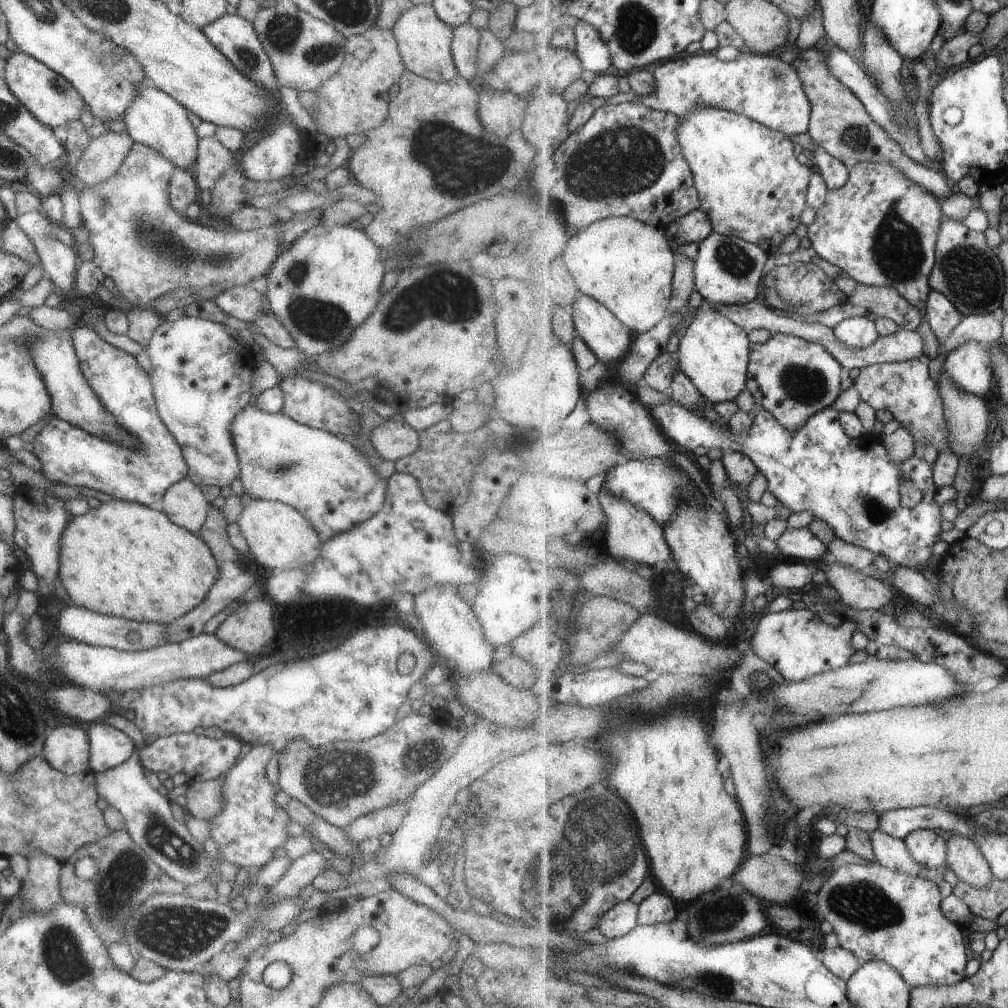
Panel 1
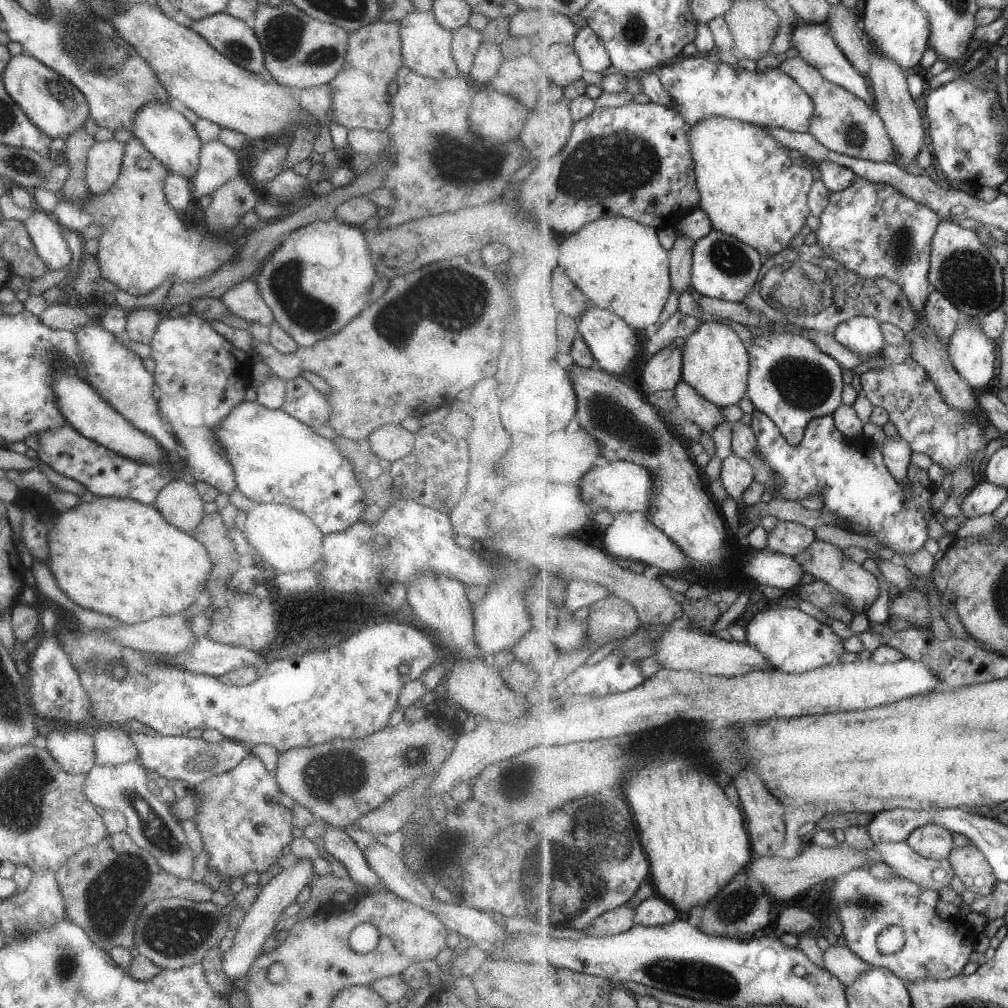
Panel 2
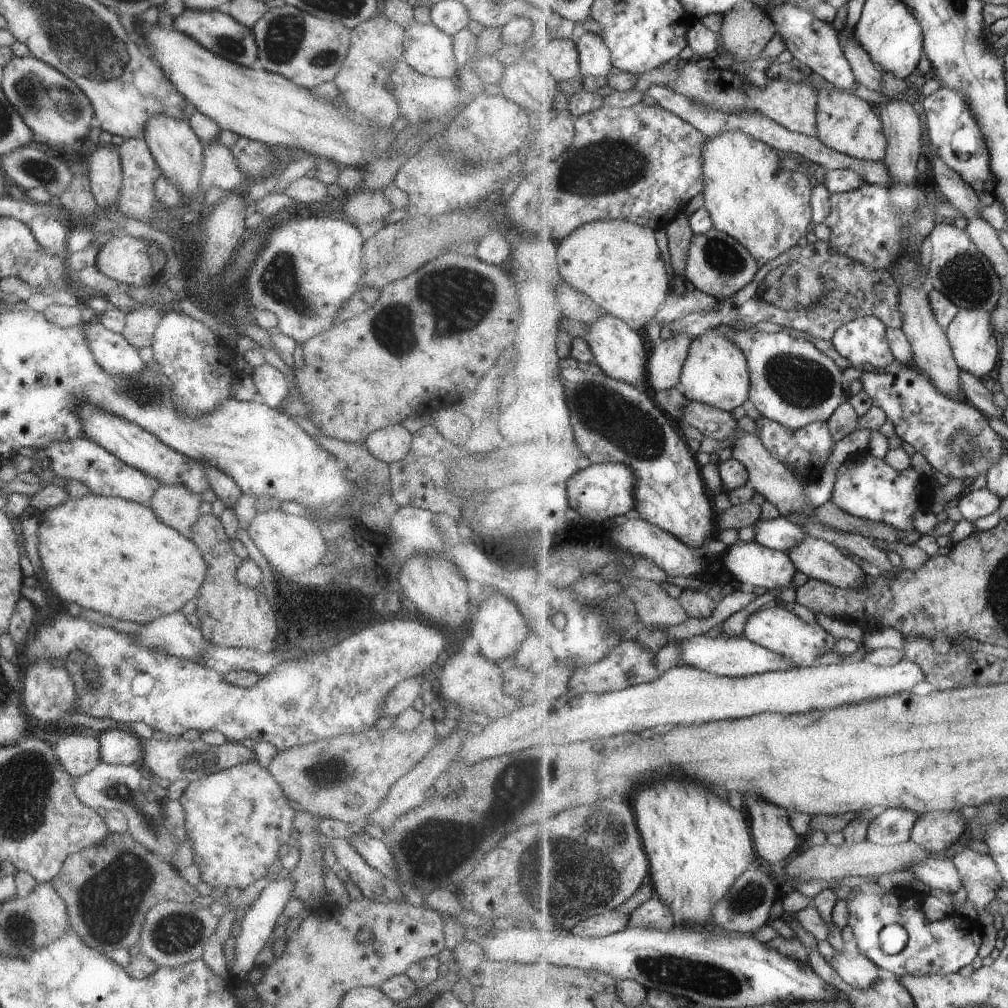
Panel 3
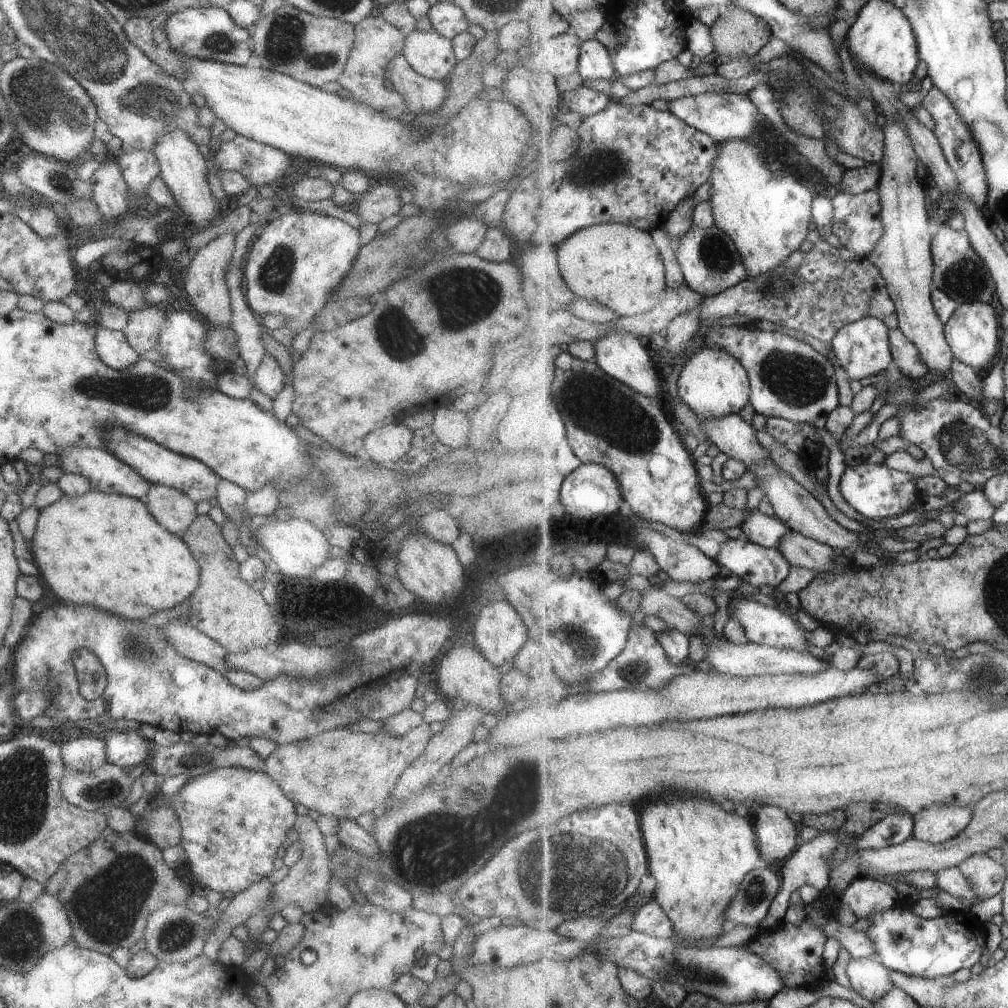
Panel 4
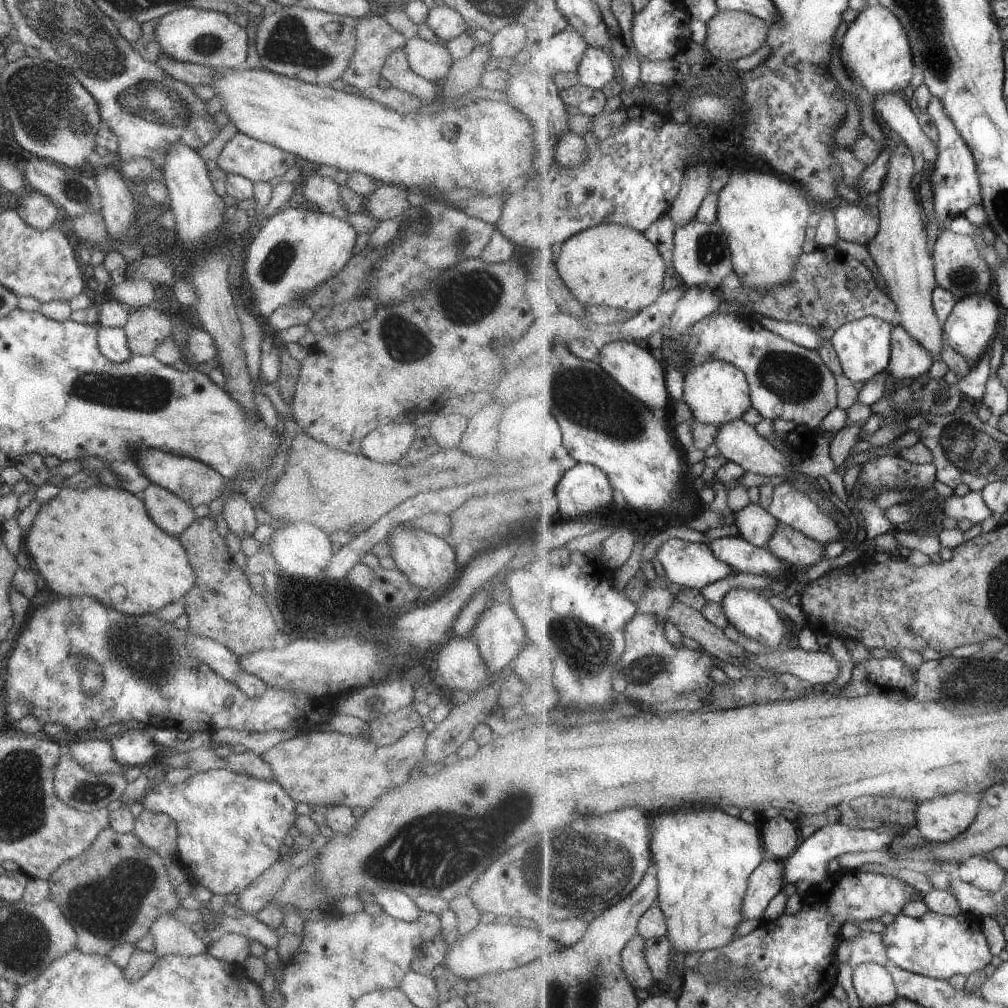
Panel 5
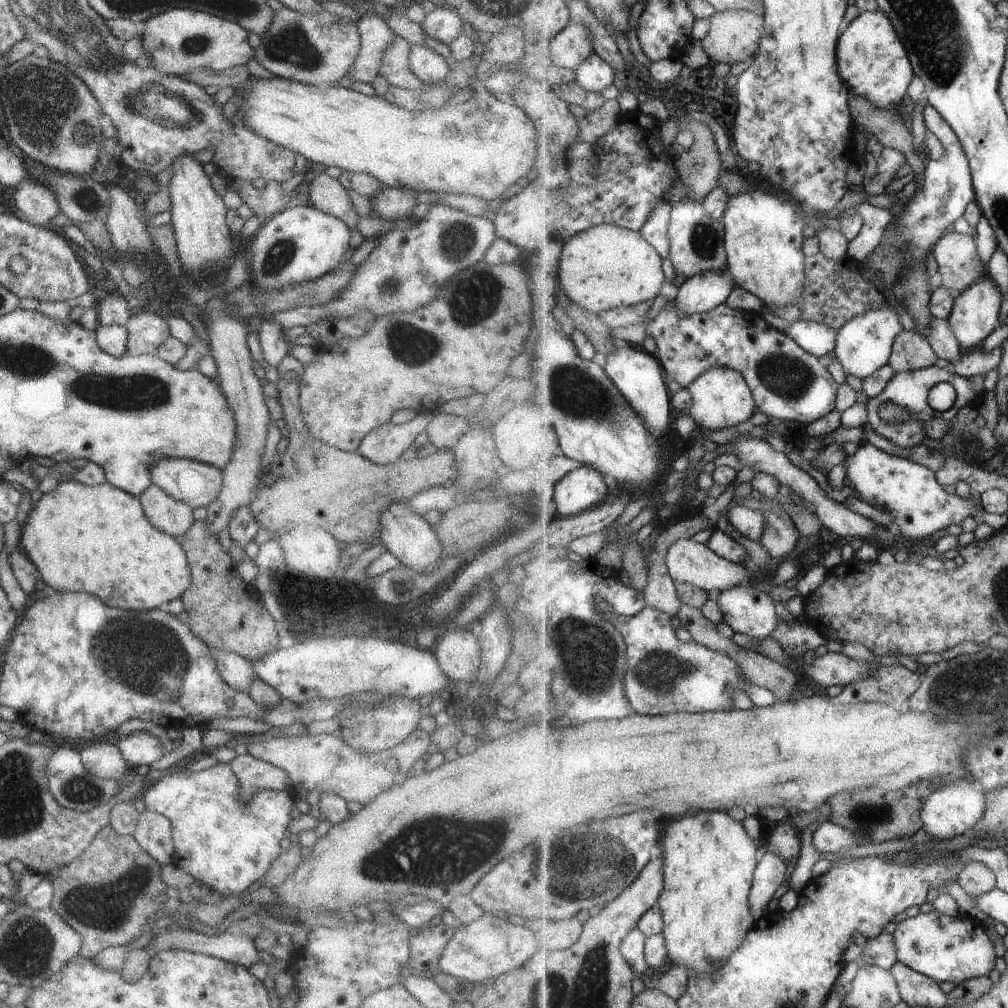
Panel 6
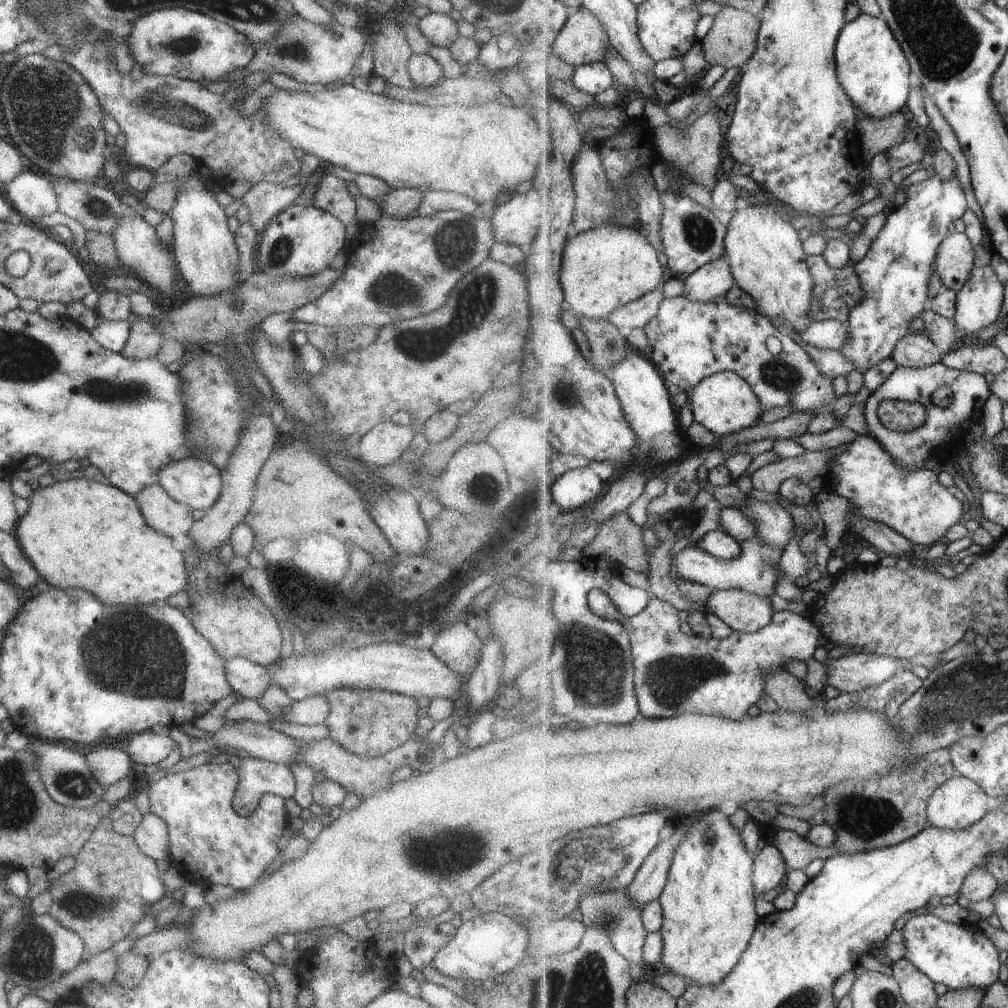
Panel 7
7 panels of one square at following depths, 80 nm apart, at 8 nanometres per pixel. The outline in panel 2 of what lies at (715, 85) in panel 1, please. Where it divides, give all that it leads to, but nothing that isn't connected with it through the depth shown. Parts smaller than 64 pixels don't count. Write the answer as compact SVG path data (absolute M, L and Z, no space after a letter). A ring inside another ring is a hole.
M687 56L679 62L653 70L676 100L675 110L690 125L716 116L800 133L810 132L814 100L779 66L749 72L737 65L711 62L703 56L692 57Z

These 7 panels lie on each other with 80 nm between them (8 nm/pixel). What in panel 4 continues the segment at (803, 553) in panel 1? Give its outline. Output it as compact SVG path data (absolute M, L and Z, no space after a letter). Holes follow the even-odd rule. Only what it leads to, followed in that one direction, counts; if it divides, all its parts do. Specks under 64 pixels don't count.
M759 507L751 510L740 528L749 541L767 548L778 548L781 539L791 531L780 518L761 512Z

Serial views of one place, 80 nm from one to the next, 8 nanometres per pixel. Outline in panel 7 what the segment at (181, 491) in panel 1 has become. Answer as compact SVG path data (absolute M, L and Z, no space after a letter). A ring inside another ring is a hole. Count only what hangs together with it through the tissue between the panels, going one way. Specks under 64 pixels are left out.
M156 482L145 486L133 496L145 524L170 539L186 534L194 523L191 509L175 502Z

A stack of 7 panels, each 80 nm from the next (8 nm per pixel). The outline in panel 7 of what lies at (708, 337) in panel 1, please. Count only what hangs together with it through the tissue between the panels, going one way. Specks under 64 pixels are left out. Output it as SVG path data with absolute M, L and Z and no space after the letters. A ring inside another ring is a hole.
M725 370L704 378L691 392L690 402L695 420L710 430L718 440L722 436L731 436L739 430L757 426L761 422L761 413L765 410L749 382L741 375Z

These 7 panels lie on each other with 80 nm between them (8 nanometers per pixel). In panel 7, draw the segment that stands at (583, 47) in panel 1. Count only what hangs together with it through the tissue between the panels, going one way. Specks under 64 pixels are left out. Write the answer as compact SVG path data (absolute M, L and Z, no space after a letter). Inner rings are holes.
M603 63L576 67L567 74L579 90L591 96L597 96L615 84L612 70Z

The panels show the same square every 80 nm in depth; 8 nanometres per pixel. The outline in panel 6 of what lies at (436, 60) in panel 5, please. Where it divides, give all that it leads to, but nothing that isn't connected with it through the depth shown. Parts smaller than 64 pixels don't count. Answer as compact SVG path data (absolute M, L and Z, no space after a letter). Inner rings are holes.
M410 45L409 70L425 85L441 83L449 70L446 60L423 45Z

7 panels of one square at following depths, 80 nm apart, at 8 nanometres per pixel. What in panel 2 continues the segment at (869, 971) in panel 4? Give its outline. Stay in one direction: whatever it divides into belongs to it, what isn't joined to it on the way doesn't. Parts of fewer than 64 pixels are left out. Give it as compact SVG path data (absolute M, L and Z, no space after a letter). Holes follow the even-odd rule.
M847 943L829 946L823 953L823 966L846 987L856 983L871 968Z

